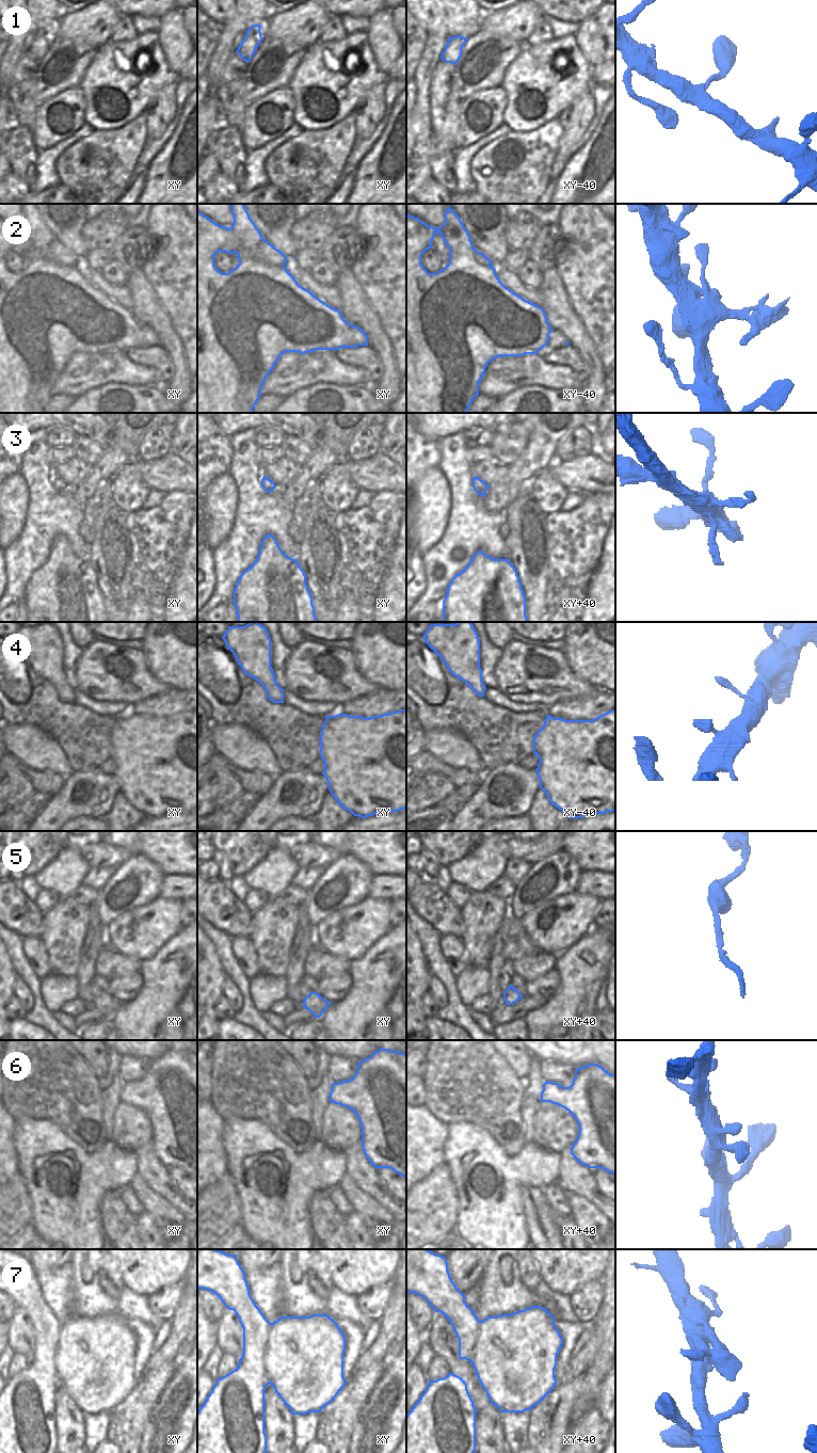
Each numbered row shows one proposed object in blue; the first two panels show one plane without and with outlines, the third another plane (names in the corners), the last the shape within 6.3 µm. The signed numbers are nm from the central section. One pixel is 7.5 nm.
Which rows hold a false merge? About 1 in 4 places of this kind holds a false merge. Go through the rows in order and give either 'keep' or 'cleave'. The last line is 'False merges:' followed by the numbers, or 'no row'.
1: keep
2: cleave
3: keep
4: keep
5: keep
6: keep
7: keep
False merges: 2

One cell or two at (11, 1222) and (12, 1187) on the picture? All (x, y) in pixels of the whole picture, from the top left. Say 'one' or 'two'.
one

